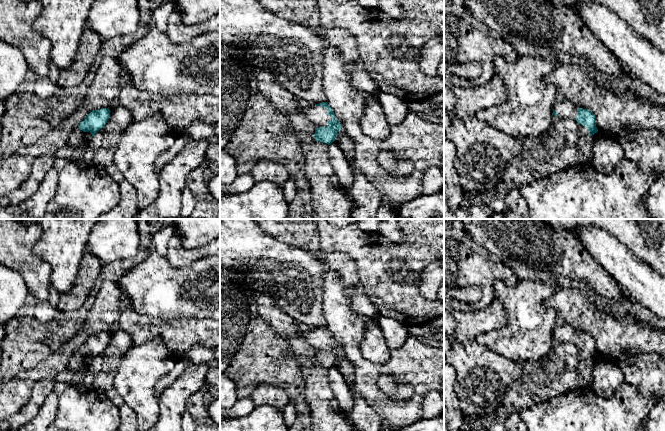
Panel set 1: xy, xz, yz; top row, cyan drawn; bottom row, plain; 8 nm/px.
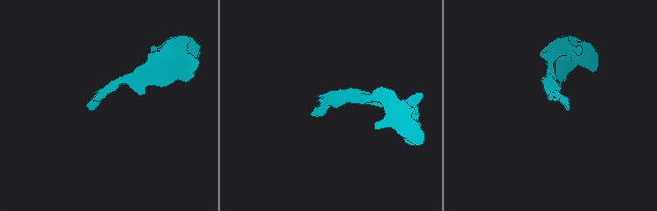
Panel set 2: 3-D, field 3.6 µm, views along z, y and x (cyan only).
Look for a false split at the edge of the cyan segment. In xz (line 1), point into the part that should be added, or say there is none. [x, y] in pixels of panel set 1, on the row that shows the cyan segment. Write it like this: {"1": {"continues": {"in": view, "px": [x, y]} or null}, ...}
{"1": {"continues": {"in": "xz", "px": [317, 116]}}}

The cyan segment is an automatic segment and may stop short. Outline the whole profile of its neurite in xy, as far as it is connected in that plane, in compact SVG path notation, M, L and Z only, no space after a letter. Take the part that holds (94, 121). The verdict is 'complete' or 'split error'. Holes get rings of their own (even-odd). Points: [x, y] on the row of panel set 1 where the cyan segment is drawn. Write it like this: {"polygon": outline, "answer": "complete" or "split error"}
{"polygon": "M108 108L90 112L85 119L69 133L66 146L79 147L83 143L90 143L91 138L100 129L105 127L110 112Z", "answer": "split error"}

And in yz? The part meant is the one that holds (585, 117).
{"polygon": "M568 100L556 103L553 108L553 114L556 119L575 119L579 124L580 135L583 138L598 132L593 112L588 109L576 108Z", "answer": "split error"}

